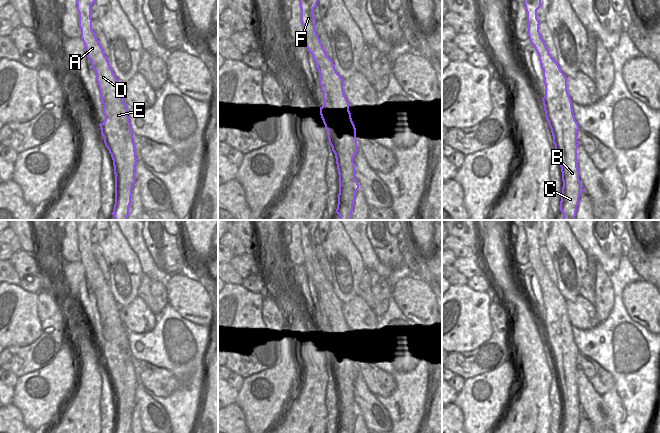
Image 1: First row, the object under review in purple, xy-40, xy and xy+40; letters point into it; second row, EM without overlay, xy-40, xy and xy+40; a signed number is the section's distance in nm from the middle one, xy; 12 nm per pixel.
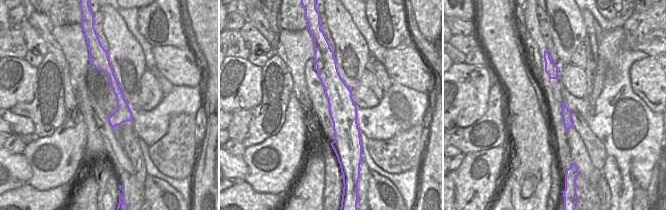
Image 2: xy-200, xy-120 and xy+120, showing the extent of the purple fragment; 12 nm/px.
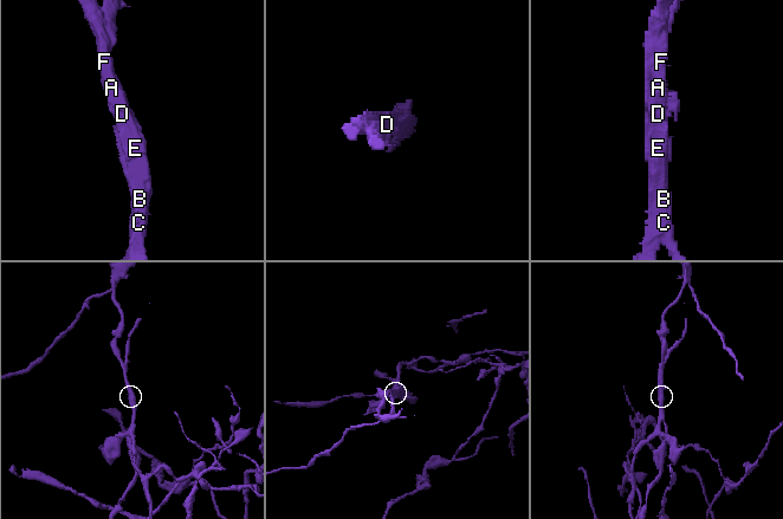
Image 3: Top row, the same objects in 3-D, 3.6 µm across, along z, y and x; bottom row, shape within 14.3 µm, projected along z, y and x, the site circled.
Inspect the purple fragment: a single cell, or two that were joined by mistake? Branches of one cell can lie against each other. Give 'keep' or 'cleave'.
cleave

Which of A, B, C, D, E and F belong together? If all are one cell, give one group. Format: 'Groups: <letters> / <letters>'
Groups: A B C D F / E.

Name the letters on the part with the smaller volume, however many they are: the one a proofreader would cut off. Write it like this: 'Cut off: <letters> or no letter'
Cut off: A, B, C, D, F.

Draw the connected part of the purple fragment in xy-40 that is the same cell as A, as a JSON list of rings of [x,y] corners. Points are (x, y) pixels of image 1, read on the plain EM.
[[[76,220],[76,228],[79,237],[81,263],[85,270],[85,278],[96,296],[103,338],[105,341],[111,342],[124,334],[124,325],[120,318],[119,305],[92,254],[91,230],[96,223],[97,220]]]

